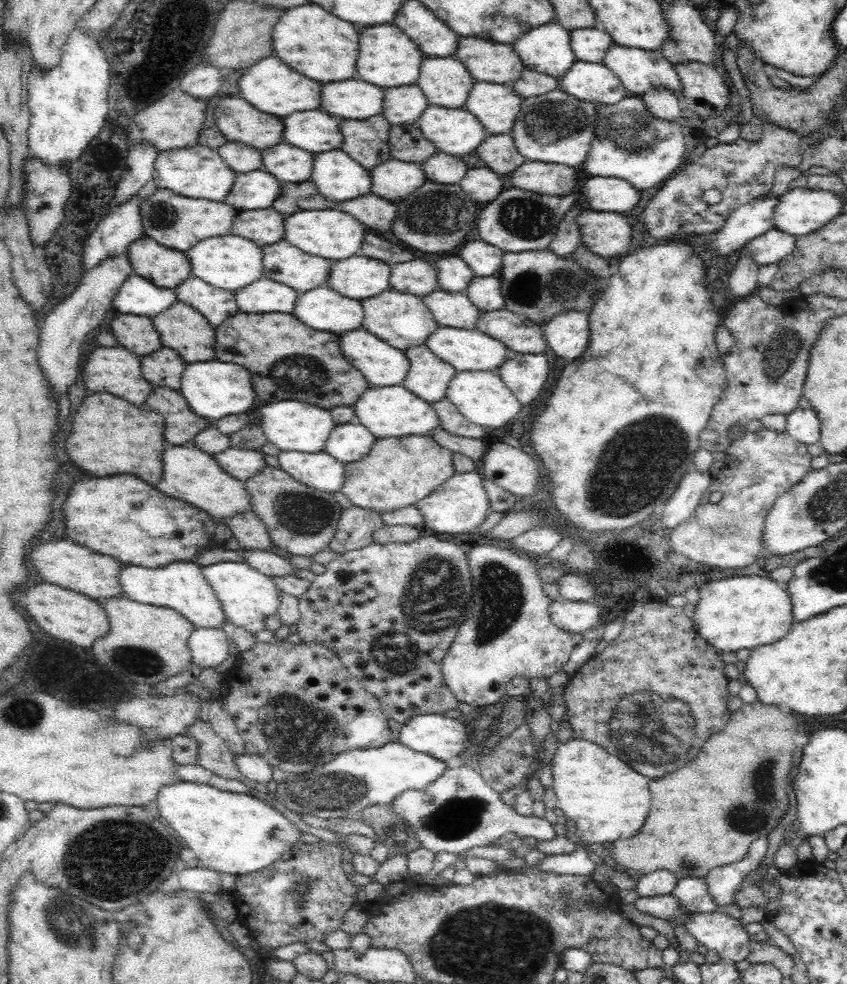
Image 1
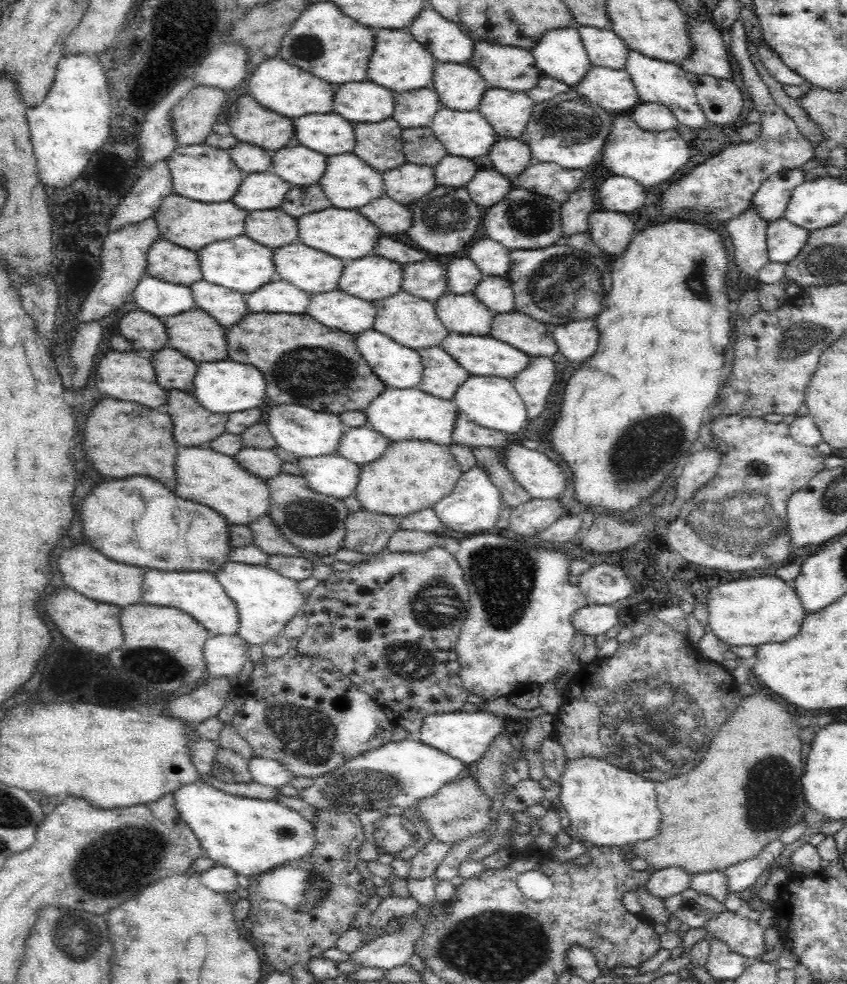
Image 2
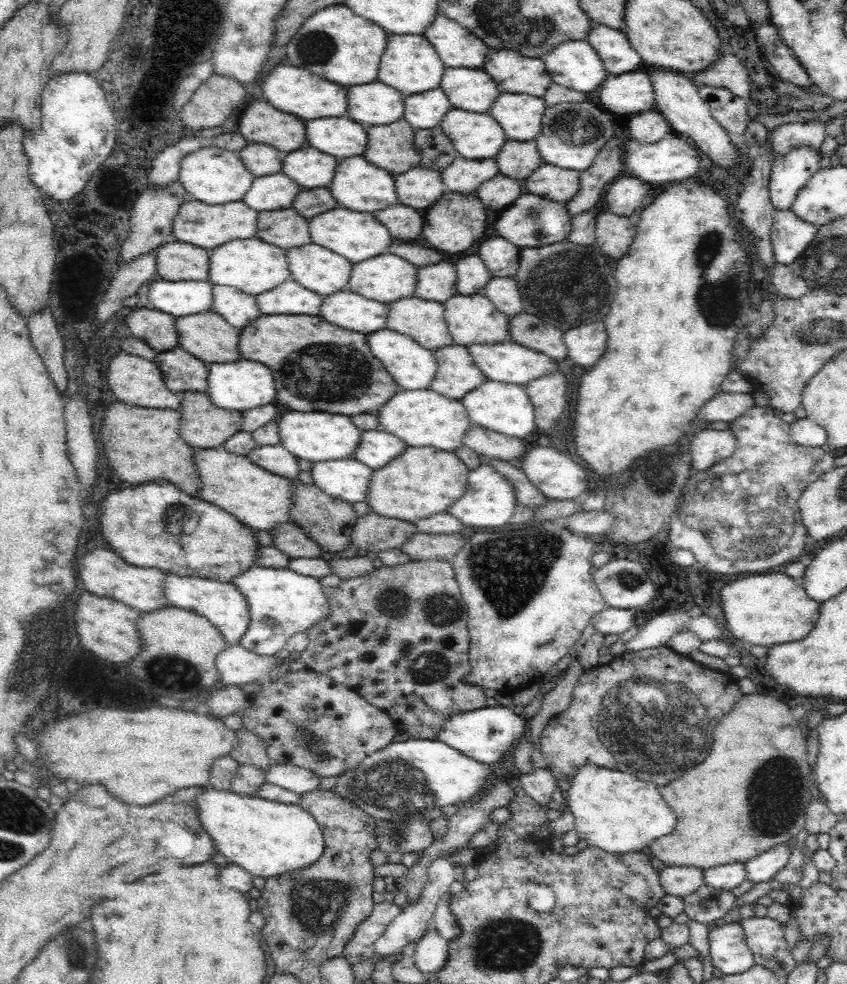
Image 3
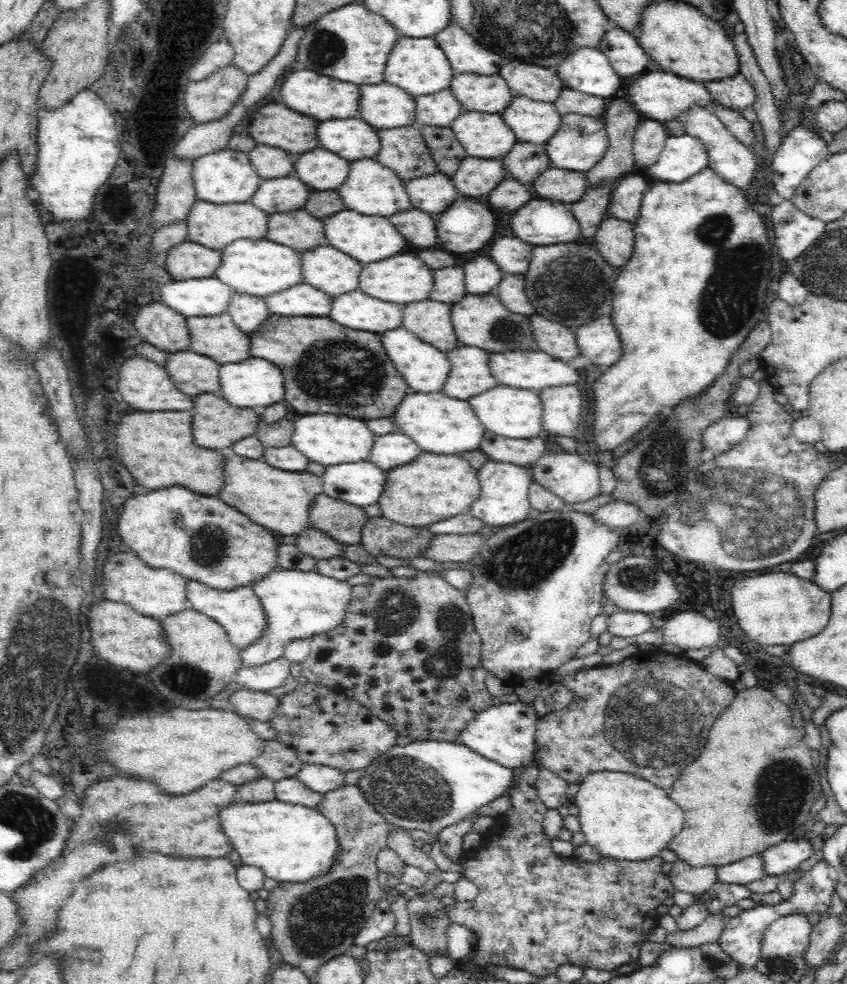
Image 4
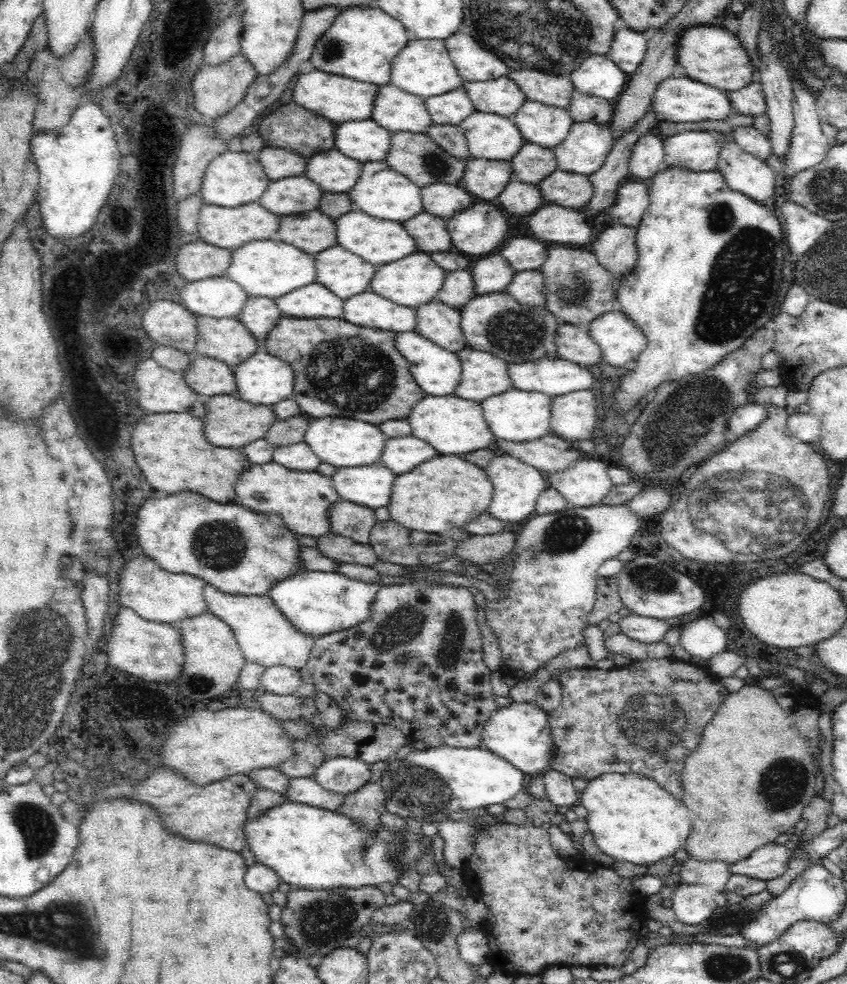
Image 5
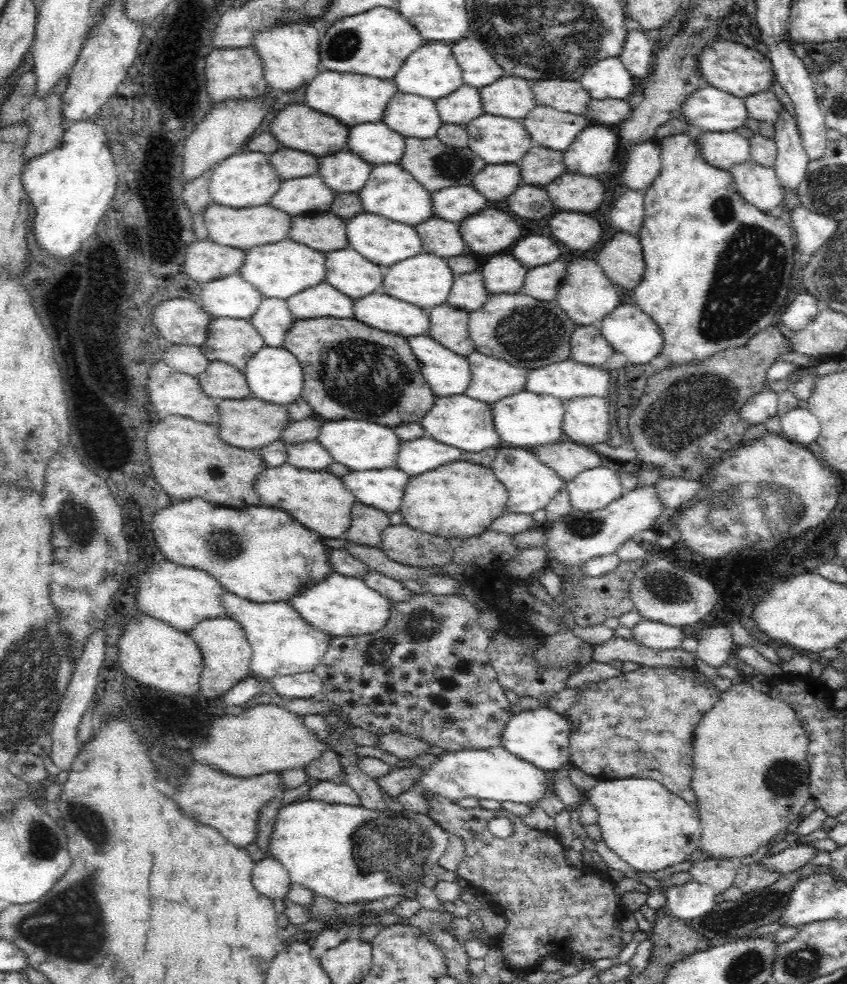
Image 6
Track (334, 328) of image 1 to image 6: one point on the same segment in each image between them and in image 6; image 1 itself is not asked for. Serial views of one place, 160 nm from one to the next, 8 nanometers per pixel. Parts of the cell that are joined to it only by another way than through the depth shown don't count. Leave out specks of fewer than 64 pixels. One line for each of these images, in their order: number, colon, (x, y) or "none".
2: (337, 309)
3: (346, 309)
4: (356, 310)
5: (368, 309)
6: (384, 312)

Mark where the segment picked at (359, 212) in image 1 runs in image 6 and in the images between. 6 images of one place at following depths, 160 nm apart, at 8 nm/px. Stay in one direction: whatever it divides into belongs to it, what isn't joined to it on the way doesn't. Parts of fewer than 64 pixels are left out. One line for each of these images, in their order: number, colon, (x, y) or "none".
2: (391, 217)
3: (404, 223)
4: (418, 227)
5: (430, 233)
6: (439, 237)

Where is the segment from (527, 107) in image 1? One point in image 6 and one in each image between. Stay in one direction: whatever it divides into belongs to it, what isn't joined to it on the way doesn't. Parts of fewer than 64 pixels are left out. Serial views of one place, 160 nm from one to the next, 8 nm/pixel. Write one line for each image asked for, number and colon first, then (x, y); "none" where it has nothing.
2: (568, 129)
3: (572, 134)
4: (579, 144)
5: (584, 150)
6: (592, 152)

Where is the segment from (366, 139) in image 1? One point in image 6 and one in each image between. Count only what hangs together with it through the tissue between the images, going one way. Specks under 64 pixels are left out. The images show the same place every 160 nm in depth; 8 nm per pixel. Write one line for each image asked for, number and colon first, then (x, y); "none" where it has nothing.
2: (380, 145)
3: (392, 147)
4: (403, 150)
5: (416, 156)
6: (435, 165)

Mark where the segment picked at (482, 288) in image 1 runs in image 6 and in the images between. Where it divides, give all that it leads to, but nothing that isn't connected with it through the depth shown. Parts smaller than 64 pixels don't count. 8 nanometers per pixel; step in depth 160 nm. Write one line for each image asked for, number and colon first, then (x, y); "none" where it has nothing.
2: (496, 293)
3: (504, 292)
4: (511, 291)
5: (526, 287)
6: (542, 283)

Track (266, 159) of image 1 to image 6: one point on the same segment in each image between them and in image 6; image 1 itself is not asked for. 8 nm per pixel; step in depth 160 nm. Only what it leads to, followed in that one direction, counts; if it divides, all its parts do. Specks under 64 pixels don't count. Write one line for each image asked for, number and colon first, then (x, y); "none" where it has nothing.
2: (300, 166)
3: (310, 168)
4: (325, 171)
5: (334, 172)
6: (344, 172)

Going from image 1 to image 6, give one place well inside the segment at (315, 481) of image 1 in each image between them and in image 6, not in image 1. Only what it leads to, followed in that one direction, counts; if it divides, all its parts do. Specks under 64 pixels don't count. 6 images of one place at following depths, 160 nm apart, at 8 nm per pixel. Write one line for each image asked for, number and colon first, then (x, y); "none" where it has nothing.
2: (332, 475)
3: (348, 480)
4: (360, 484)
5: (371, 486)
6: (383, 489)

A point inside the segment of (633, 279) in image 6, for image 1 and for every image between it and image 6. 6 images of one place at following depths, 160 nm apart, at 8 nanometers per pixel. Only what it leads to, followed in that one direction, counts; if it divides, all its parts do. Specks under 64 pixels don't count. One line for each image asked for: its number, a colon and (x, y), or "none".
1: (606, 234)
2: (612, 232)
3: (614, 234)
4: (615, 239)
5: (616, 250)

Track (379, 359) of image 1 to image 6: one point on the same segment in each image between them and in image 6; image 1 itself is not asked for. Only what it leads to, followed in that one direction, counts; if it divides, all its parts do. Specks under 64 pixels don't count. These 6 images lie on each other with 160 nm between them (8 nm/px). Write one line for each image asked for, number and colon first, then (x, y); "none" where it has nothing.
2: (398, 367)
3: (413, 367)
4: (425, 368)
5: (438, 373)
6: (447, 374)

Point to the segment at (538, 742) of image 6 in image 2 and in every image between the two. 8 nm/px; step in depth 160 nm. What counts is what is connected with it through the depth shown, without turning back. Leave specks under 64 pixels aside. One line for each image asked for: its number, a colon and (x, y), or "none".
2: (465, 735)
3: (485, 734)
4: (505, 733)
5: (519, 733)

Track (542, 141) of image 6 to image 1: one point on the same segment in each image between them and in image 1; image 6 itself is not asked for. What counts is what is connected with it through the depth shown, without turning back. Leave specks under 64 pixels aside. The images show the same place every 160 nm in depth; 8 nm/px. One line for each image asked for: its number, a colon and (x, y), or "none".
1: (495, 105)
2: (508, 112)
3: (520, 115)
4: (535, 122)
5: (541, 124)

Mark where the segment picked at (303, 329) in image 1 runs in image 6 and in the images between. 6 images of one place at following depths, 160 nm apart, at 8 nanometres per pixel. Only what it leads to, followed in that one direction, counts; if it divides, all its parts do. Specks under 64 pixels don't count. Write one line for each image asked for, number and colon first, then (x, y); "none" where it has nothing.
2: (303, 362)
3: (305, 354)
4: (328, 369)
5: (335, 376)
6: (339, 357)

